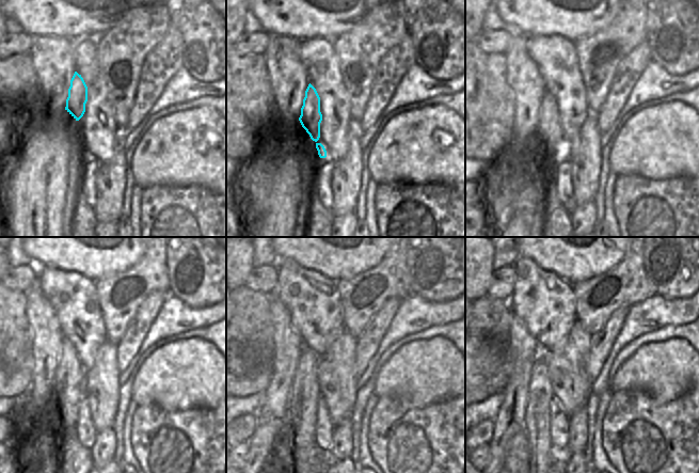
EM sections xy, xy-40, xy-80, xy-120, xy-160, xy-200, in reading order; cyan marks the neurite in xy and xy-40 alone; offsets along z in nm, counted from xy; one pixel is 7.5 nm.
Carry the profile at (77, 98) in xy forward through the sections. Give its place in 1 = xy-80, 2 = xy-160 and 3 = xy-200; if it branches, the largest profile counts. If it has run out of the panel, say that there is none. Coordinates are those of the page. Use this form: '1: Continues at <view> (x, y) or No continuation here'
1: Continues at xy-80 (549, 130)
2: Continues at xy-160 (305, 391)
3: Continues at xy-200 (537, 424).

